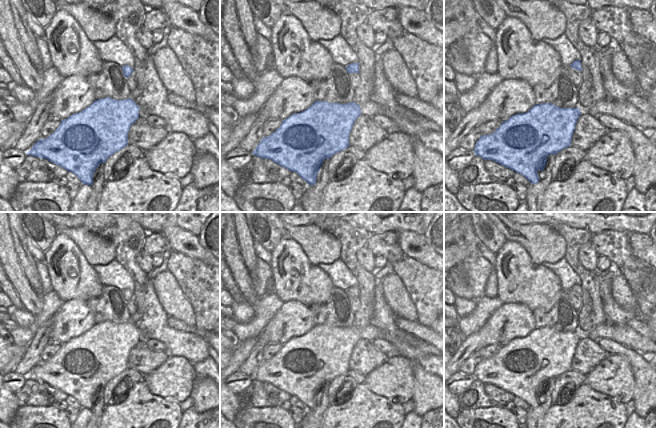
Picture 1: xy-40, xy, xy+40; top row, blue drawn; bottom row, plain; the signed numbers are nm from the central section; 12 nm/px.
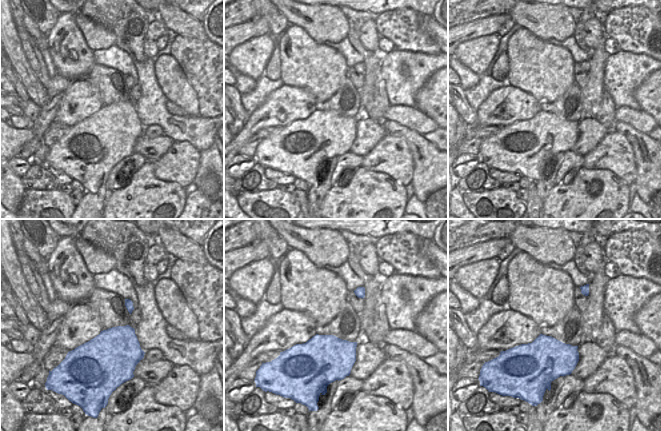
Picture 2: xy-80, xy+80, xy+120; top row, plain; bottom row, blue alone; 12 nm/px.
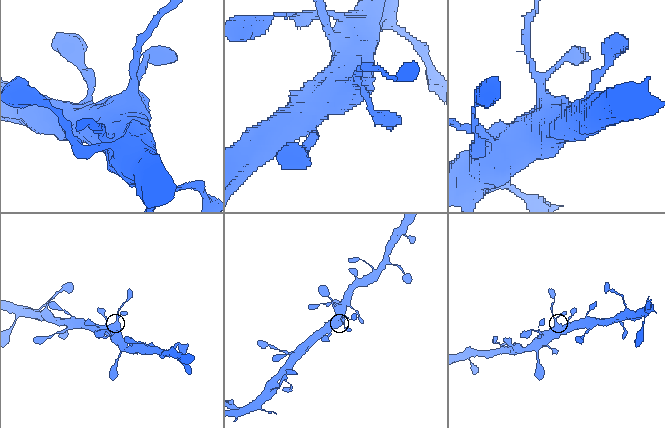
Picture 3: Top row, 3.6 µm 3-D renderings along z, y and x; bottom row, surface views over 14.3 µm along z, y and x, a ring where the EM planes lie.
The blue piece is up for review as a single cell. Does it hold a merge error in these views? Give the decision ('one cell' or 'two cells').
one cell

